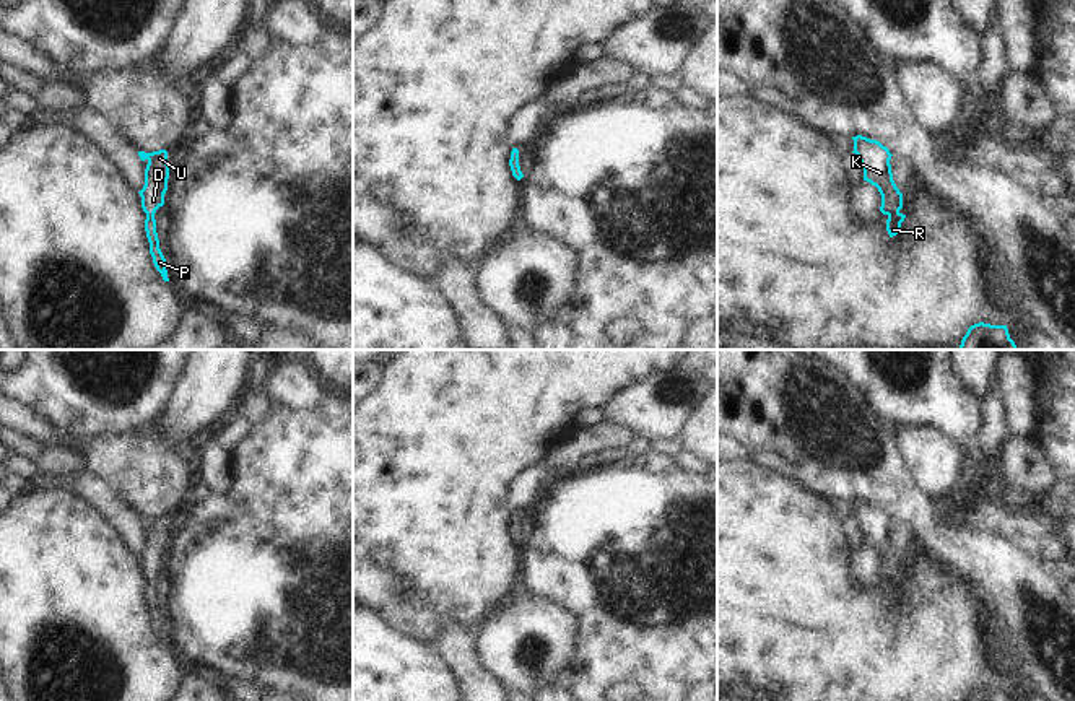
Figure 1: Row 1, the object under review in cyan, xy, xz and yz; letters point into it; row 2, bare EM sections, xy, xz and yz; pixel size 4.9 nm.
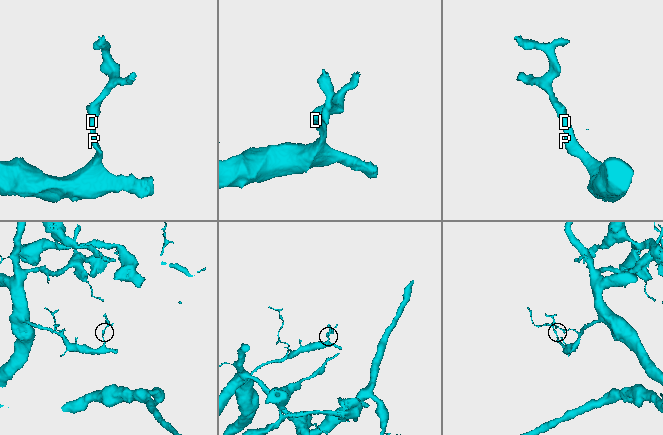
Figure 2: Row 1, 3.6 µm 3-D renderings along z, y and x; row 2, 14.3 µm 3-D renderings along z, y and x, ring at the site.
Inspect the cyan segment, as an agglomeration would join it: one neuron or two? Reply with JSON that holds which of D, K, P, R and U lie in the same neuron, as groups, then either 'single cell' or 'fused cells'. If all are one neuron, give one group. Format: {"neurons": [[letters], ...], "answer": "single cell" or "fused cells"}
{"neurons": [["D", "K", "P", "R", "U"]], "answer": "single cell"}

